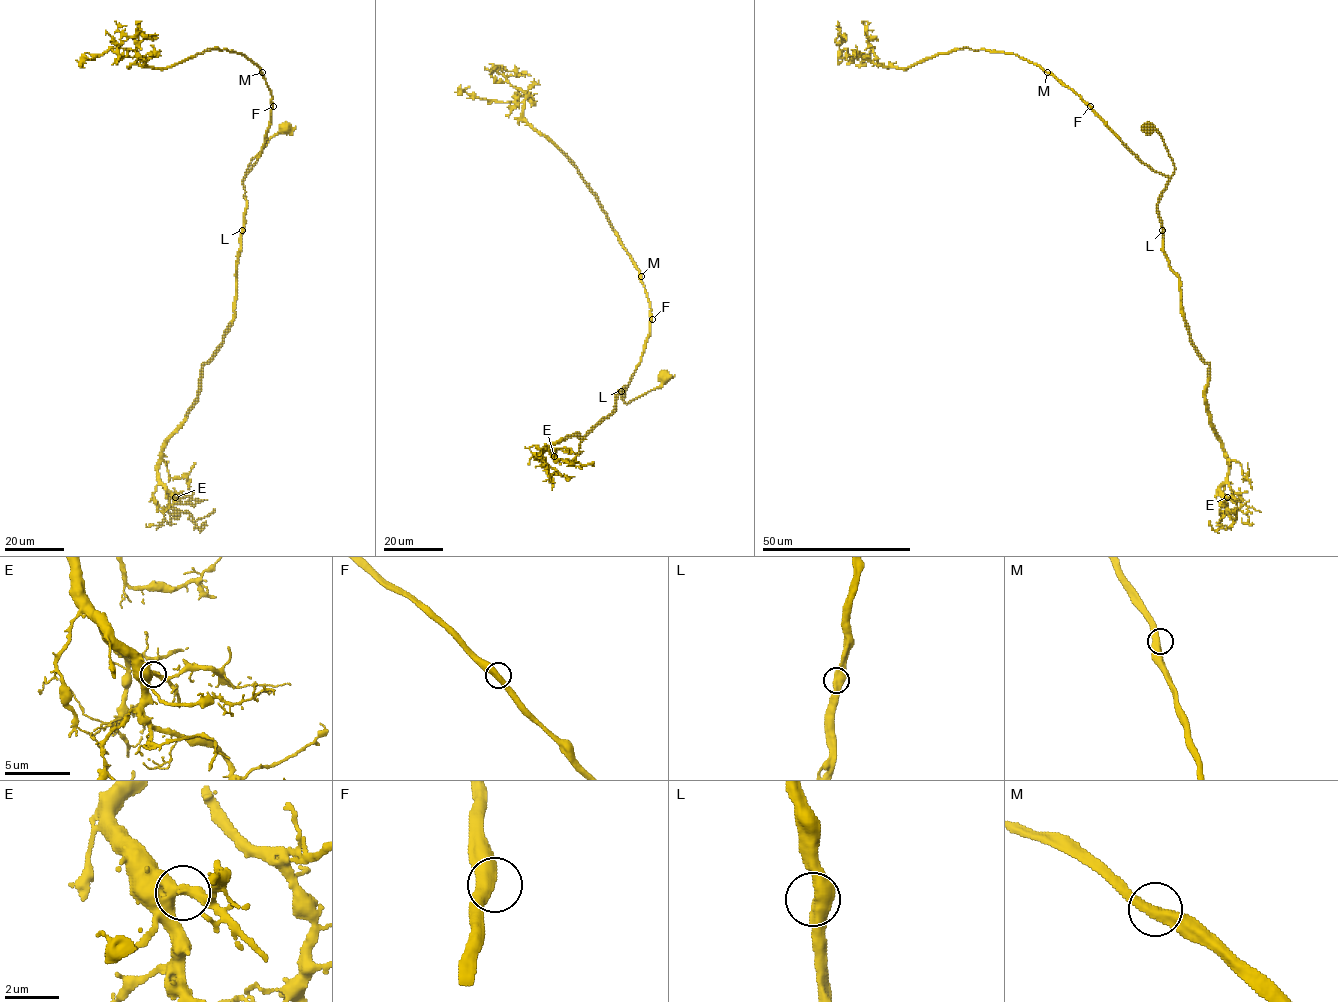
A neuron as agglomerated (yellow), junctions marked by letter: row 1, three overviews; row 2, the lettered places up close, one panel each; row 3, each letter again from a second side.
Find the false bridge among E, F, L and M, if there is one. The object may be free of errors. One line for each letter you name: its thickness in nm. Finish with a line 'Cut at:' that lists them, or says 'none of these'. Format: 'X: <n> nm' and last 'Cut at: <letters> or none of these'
Cut at: none of these

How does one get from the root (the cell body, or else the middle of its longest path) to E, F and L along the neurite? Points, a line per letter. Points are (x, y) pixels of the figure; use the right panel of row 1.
E: (1148, 127), (1174, 167), (1157, 206), (1163, 251), (1208, 364), (1227, 497)
F: (1148, 127), (1160, 134), (1173, 161), (1174, 170), (1170, 177), (1145, 165), (1090, 106)
L: (1148, 127), (1160, 134), (1174, 167), (1157, 206), (1162, 230)

